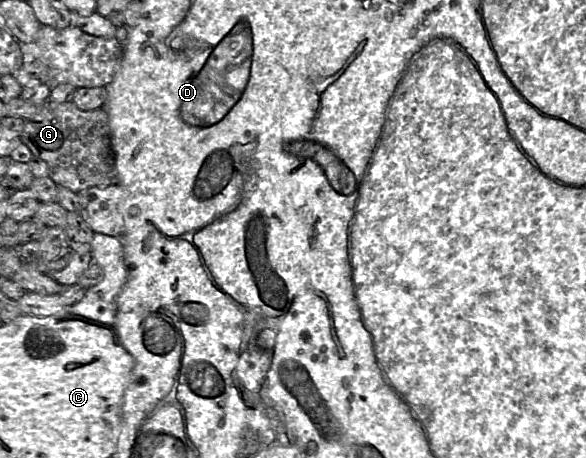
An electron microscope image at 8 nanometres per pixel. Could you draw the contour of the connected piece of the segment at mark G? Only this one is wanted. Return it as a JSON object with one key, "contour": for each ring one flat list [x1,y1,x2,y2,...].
{"contour":[[46,101,37,106,37,112,32,117,25,120,21,140,31,150,32,157,38,157,46,162,48,177,57,185,67,187,71,191,78,193,89,187,106,187,118,183,109,118,104,108,83,111,73,101,64,103]]}

